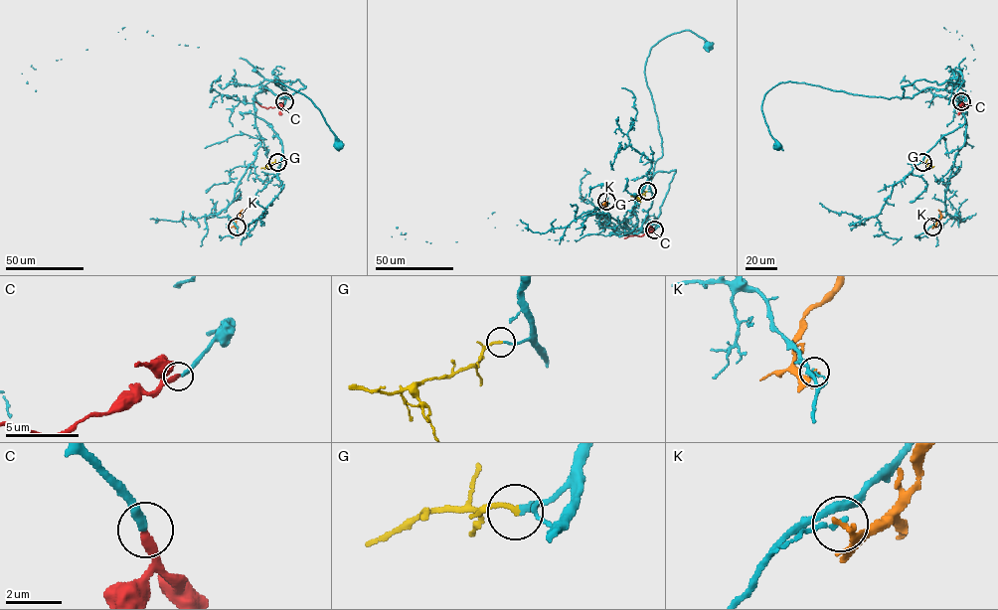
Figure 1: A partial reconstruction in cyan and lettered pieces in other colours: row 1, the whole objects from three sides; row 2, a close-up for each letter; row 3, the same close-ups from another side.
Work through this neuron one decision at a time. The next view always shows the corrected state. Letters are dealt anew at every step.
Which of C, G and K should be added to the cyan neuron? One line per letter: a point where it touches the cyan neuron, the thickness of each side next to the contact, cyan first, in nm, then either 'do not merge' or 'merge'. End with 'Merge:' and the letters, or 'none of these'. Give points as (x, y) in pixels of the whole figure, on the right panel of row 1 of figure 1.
C: meets cyan at (961, 101); 280 nm thick on the cyan side, 300 nm on the other; merge
G: meets cyan at (922, 162); 170 nm thick on the cyan side, 190 nm on the other; merge
K: meets cyan at (932, 227); 170 nm thick on the cyan side, 200 nm on the other; do not merge
Merge: C, G

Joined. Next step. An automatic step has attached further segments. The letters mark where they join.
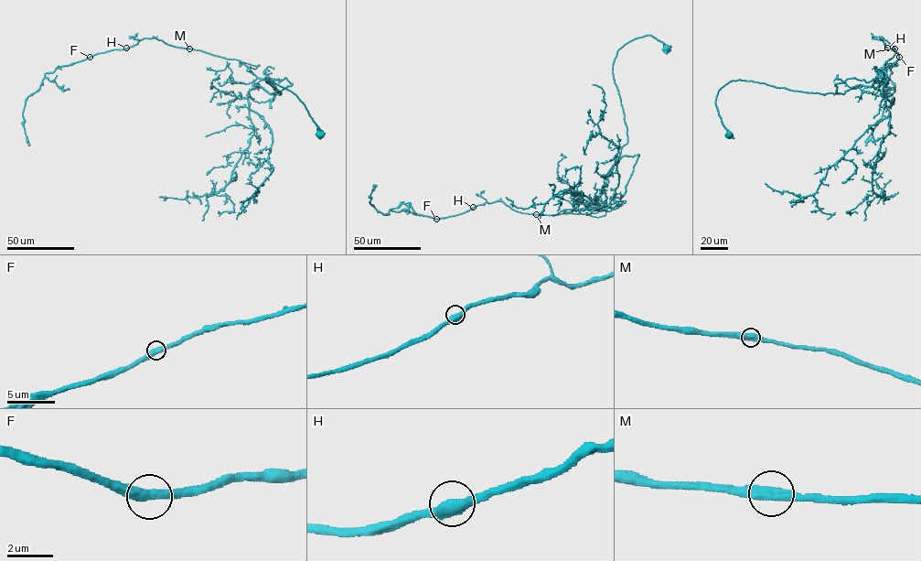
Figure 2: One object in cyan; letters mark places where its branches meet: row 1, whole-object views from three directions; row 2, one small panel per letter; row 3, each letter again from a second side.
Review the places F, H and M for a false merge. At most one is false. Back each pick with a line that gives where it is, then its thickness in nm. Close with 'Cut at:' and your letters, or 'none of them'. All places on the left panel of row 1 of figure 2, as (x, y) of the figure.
Cut at: none of them

